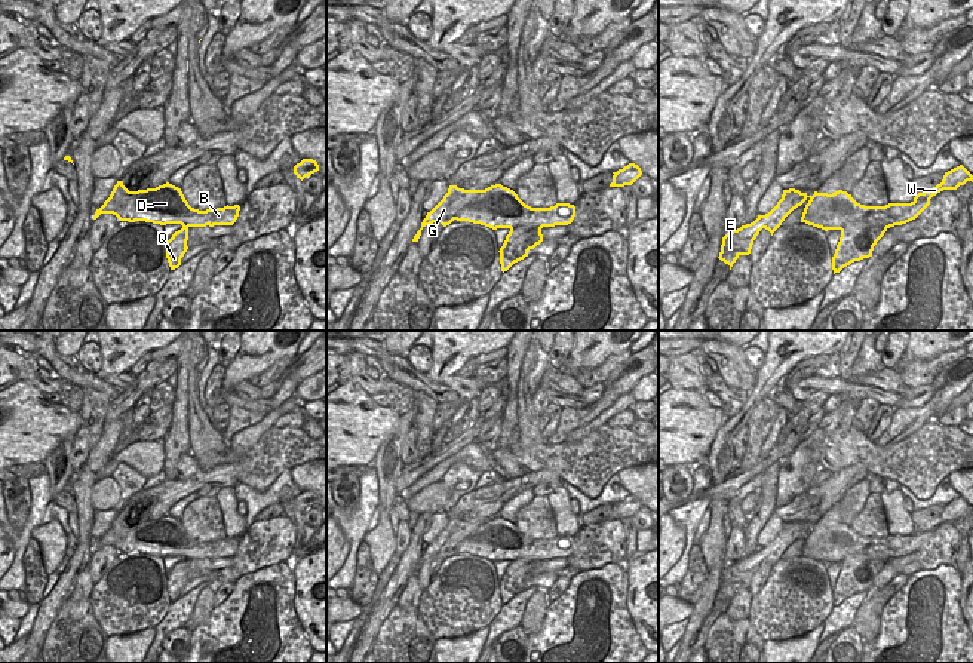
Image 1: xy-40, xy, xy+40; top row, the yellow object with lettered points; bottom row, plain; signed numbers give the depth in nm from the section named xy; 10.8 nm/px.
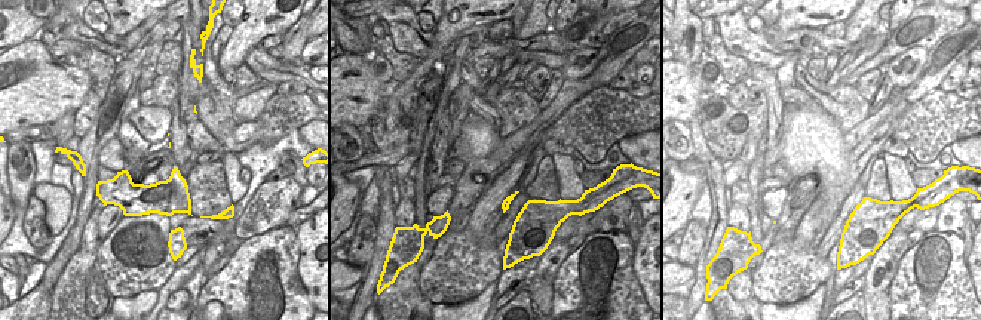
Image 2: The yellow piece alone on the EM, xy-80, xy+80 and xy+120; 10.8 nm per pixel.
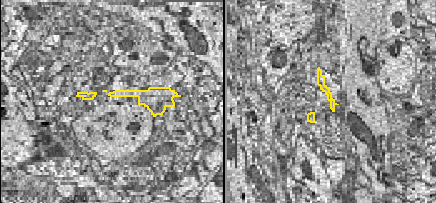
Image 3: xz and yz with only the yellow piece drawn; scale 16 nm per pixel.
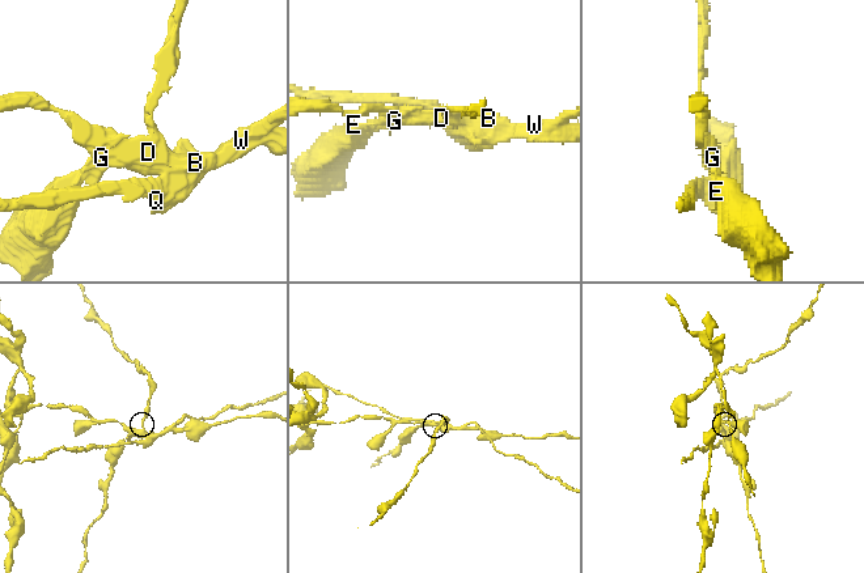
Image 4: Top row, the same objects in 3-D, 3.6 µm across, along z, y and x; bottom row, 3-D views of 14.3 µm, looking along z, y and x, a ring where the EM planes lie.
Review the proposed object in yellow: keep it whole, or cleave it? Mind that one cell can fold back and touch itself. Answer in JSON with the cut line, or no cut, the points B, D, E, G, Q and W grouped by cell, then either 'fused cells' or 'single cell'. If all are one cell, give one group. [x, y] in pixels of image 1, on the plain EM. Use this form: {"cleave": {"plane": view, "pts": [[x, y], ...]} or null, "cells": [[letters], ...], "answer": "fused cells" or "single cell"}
{"cleave": {"plane": "xy+40", "pts": [[757, 551], [764, 556], [773, 553], [777, 559]]}, "cells": [["B", "D", "G", "Q", "W"], ["E"]], "answer": "fused cells"}

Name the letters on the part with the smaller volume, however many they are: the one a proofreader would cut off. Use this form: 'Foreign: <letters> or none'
Foreign: E

